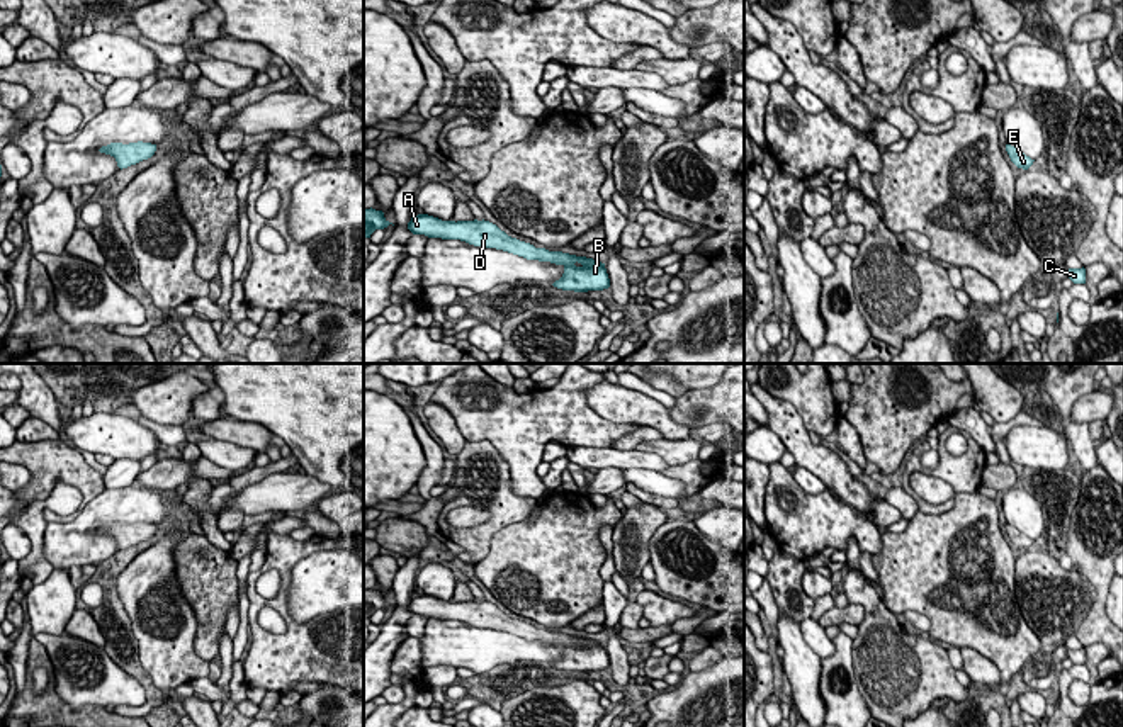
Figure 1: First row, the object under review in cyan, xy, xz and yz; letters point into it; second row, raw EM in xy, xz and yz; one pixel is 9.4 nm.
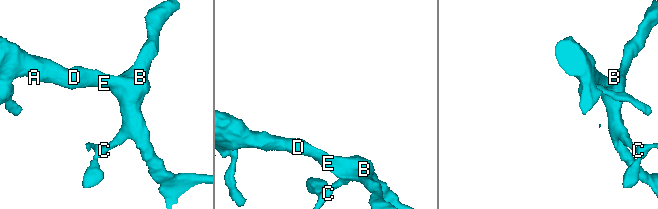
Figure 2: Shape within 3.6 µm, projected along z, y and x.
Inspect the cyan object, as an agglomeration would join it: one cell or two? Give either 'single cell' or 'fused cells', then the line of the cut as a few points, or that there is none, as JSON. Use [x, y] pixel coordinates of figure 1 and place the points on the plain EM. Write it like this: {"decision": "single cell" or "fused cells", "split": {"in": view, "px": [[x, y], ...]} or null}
{"decision": "single cell", "split": null}

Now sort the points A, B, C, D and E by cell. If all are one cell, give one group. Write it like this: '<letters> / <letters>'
A B C D E

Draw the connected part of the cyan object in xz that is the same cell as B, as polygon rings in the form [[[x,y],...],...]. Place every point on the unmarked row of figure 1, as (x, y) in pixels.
[[[418,595],[408,603],[413,615],[428,618],[460,620],[481,628],[503,630],[527,640],[550,642],[564,647],[564,654],[552,666],[562,671],[588,673],[610,668],[605,644],[562,632],[535,628],[530,623],[508,617],[489,601],[442,601],[428,595]]]

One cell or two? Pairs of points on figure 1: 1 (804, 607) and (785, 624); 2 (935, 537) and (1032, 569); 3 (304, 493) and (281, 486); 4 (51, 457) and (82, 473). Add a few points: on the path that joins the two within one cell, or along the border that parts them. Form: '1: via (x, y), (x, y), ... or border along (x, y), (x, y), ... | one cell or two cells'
1: border along (780, 612), (787, 614), (799, 625) | two cells
2: border along (1015, 557), (1015, 600), (1018, 603) | two cells
3: via (299, 491), (286, 491) | one cell
4: via (58, 461), (75, 471) | one cell

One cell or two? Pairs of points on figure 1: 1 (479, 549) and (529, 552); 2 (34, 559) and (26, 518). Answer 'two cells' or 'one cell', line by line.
1: two cells
2: one cell

